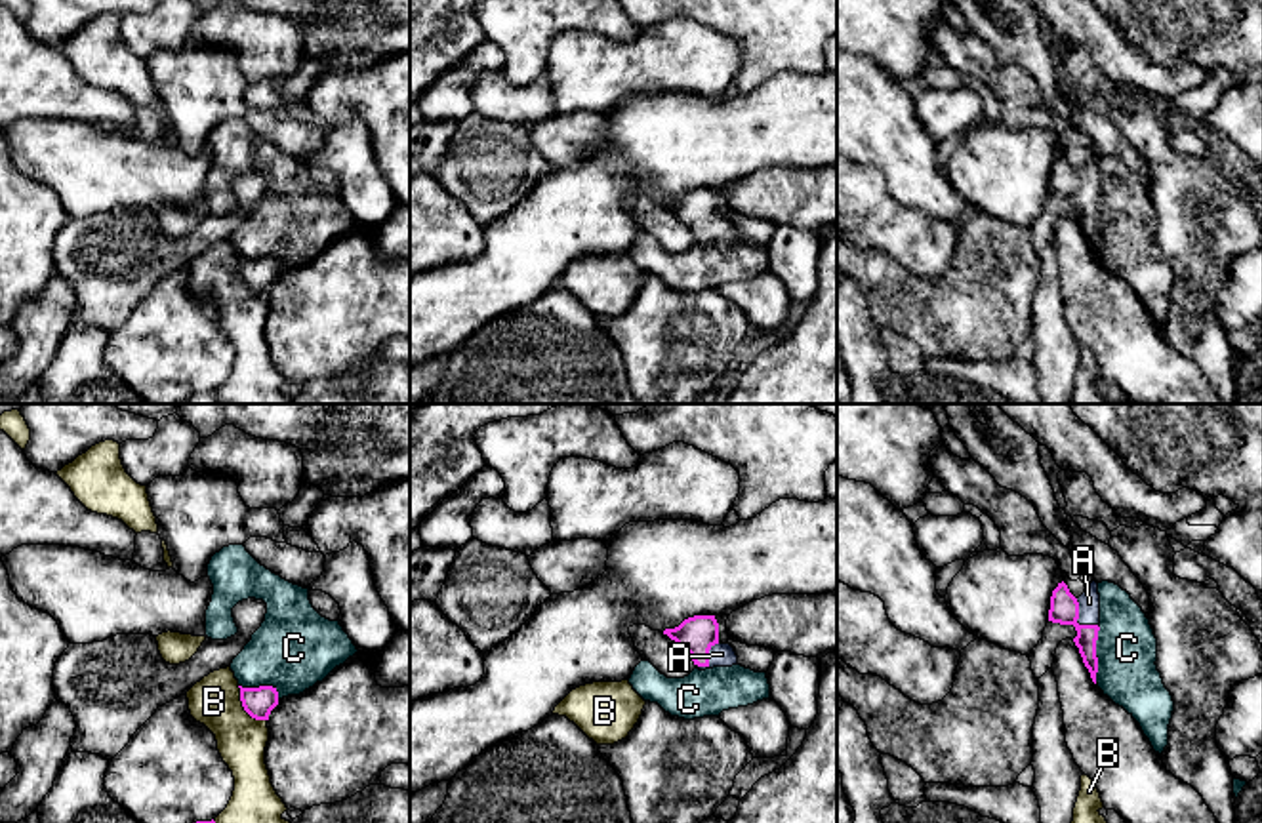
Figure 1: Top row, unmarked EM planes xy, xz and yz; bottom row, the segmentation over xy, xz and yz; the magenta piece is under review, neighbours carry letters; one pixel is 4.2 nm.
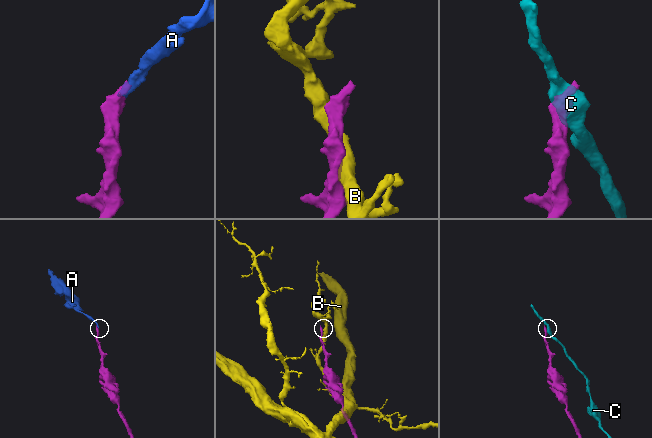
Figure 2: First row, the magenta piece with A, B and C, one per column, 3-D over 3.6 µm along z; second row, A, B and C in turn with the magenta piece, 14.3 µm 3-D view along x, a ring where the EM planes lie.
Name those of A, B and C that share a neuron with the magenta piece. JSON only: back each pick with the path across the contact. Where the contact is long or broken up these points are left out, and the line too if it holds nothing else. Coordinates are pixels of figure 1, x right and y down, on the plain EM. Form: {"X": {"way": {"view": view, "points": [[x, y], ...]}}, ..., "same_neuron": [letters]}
{"A": {"way": {"view": "yz", "points": [[1064, 181], [1078, 191], [1089, 176]]}}, "same_neuron": ["A"]}

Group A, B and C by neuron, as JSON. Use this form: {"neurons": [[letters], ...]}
{"neurons": [["A"], ["B"], ["C"]]}

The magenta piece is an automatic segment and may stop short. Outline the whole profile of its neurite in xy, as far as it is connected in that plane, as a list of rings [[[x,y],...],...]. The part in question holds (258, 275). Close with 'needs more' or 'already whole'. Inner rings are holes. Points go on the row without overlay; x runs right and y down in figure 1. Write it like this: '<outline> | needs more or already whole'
[[[273,259],[240,261],[244,284],[255,293],[269,293],[271,284],[278,278],[278,265]]] | already whole

